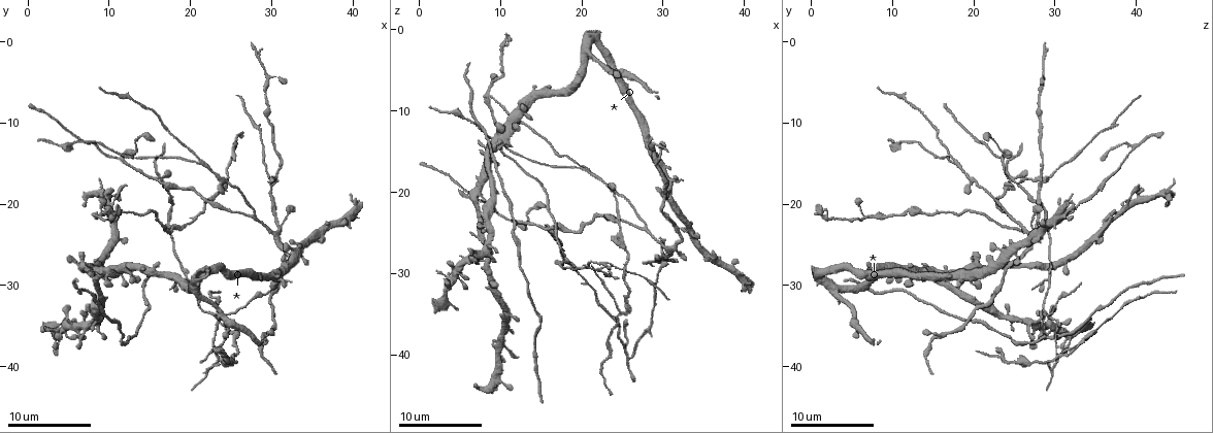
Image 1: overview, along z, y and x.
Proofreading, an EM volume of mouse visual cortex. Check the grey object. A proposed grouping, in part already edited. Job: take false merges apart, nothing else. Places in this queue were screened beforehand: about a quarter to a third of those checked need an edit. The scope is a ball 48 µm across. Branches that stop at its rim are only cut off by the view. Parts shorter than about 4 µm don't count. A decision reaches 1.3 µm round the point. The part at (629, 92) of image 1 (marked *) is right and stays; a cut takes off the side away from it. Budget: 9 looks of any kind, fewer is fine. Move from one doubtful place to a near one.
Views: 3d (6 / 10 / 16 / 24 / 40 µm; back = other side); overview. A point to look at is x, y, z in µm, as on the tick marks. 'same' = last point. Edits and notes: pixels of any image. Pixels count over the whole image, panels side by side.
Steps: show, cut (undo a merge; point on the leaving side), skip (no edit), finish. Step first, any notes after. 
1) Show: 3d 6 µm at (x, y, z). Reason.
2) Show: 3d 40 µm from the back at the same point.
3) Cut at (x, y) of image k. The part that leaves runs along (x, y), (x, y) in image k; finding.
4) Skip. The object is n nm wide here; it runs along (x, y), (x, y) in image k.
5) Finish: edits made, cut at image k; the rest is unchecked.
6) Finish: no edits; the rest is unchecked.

Show: 3d 16 µm at (16.8, 17.2, 24.8). Looks like a crossing.

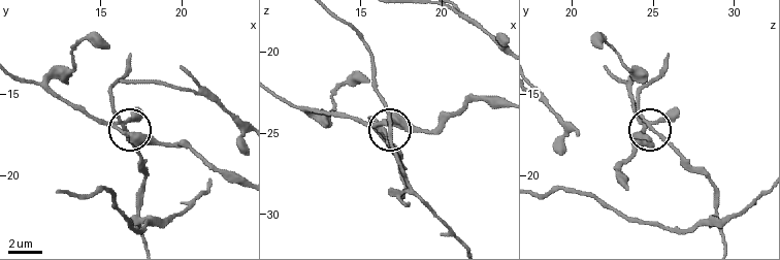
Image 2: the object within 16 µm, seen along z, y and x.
Cut at (665, 138) of image 2. The part that leaves runs along (123, 125), (138, 154), (143, 179), (139, 224), (144, 241) in image 2; two cells meet here.

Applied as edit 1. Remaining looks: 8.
Show: 3d 10 µm at (27.2, 21.4, 24.4). Arms part here.

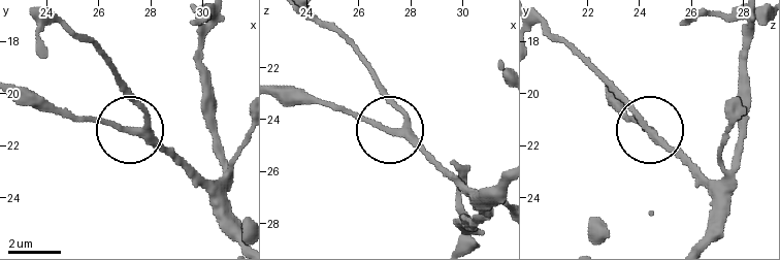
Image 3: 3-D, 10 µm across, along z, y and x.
Show: 3d 6 µm at (27.5, 21.5, 24.5).

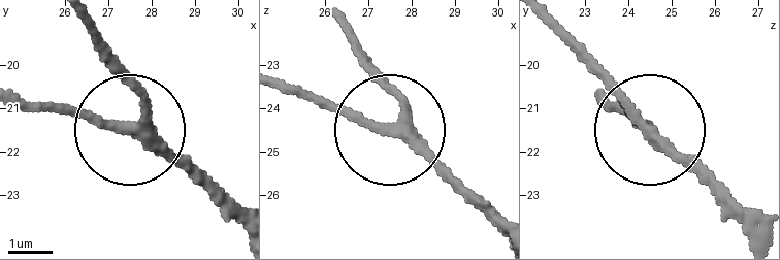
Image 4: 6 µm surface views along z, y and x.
Skip. The side arm is 37 µm long; it runs along (749, 229), (557, 33) in image 4; one cell here.

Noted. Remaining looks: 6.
Show: 3d 6 µm at (32.4, 27.8, 23.0).

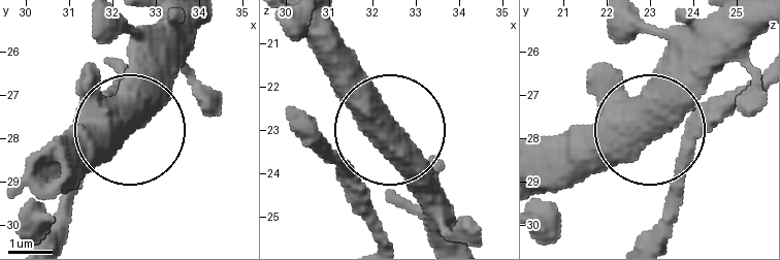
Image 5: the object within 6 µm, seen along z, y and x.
Show: 3d 6 µm from the back at (32.05, 27.65, 23.15).

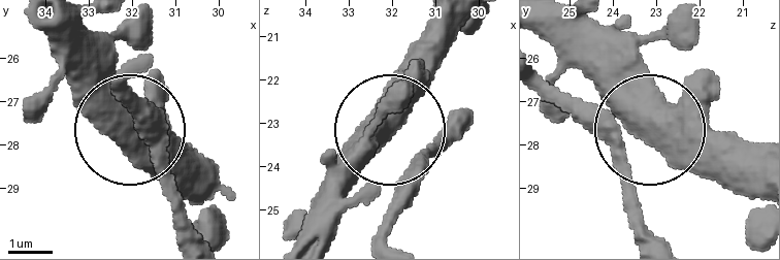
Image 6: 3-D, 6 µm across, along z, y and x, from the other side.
Skip. It runs along (205, 173), (172, 170), (58, 56) in image 6; continuous, no second cell.

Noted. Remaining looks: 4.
Show: 3d 10 µm at (30.4, 16.6, 29.0). Four or more arms meet.

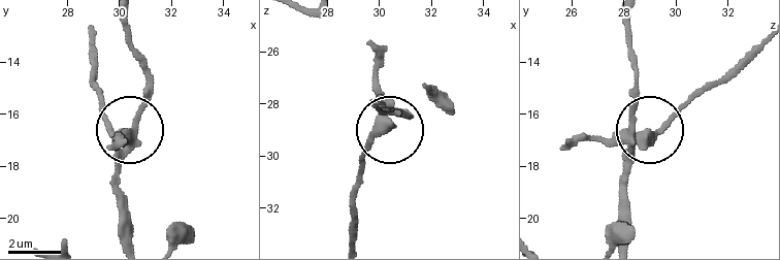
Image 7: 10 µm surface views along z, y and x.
Cut at (123, 139) of image 7. The part that leaves runs along (623, 137), (648, 135), (735, 77), (760, 51) in image 7; two cells meet here.

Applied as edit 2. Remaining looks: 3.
Finish: edits made, cut at image 2, cut at image 7; the rest is unchecked.

